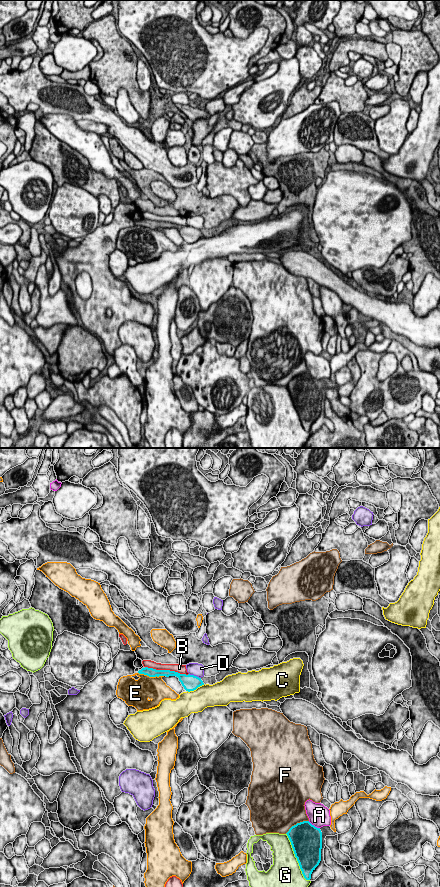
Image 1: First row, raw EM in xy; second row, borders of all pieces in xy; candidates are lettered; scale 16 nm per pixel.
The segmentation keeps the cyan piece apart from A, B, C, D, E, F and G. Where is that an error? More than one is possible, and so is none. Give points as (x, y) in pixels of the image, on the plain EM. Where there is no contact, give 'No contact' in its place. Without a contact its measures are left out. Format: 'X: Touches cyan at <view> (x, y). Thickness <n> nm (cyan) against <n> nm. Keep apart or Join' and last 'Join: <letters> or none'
A: Touches cyan at xy (313, 377). Thickness 500 nm (cyan) against 340 nm. Keep apart
B: Touches cyan at xy (167, 222). Thickness 130 nm (cyan) against 140 nm. Keep apart
C: Touches cyan at xy (195, 241). Thickness 260 nm (cyan) against 360 nm. Keep apart
D: Touches cyan at xy (195, 228). Thickness 260 nm (cyan) against 200 nm. Keep apart
E: Touches cyan at xy (151, 228). Thickness 140 nm (cyan) against 360 nm. Keep apart
F: Touches cyan at xy (297, 375). Thickness 460 nm (cyan) against 500 nm. Keep apart
G: Touches cyan at xy (296, 409). Thickness 460 nm (cyan) against 440 nm. Keep apart
Join: none

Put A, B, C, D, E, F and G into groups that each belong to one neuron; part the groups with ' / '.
A / B / C / D / E / F / G

